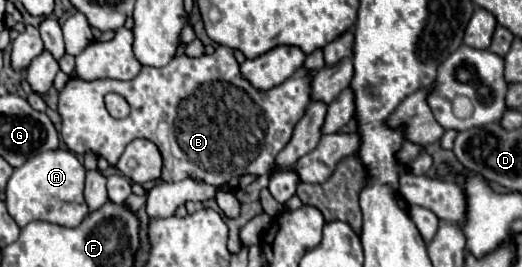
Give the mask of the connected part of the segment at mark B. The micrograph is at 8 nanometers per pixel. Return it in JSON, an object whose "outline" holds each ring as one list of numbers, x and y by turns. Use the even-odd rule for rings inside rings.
{"outline":[[217,46,211,56,175,56,167,66,163,68,141,68,141,72,129,80,129,82,81,82,81,80,69,80,65,88,59,92,59,106,57,112,61,116,61,140,67,144,67,148,73,154,83,156,87,150,91,150,97,158,105,158,109,166,115,166,119,156,123,154,125,146,135,138,147,138,151,140,161,156,163,156,163,174,161,180,165,182,179,182,183,178,195,178,203,180,213,186,221,186,229,182,235,176,243,174,257,174,263,176,275,166,277,154,287,146,291,140,295,124,303,118,307,106,311,102,311,72,307,68,297,68,293,76,289,76,283,84,271,88,271,90,257,90,251,86,249,80,243,78,239,64,233,56,231,48],[107,92,121,94,129,106,131,112,127,118,113,118,103,102,103,96],[159,124,165,124,167,132,159,140,157,128]]}

